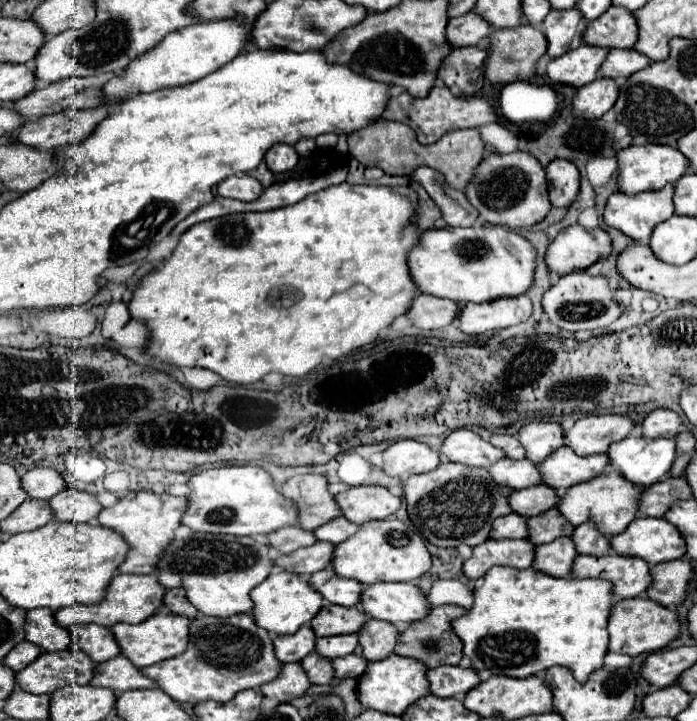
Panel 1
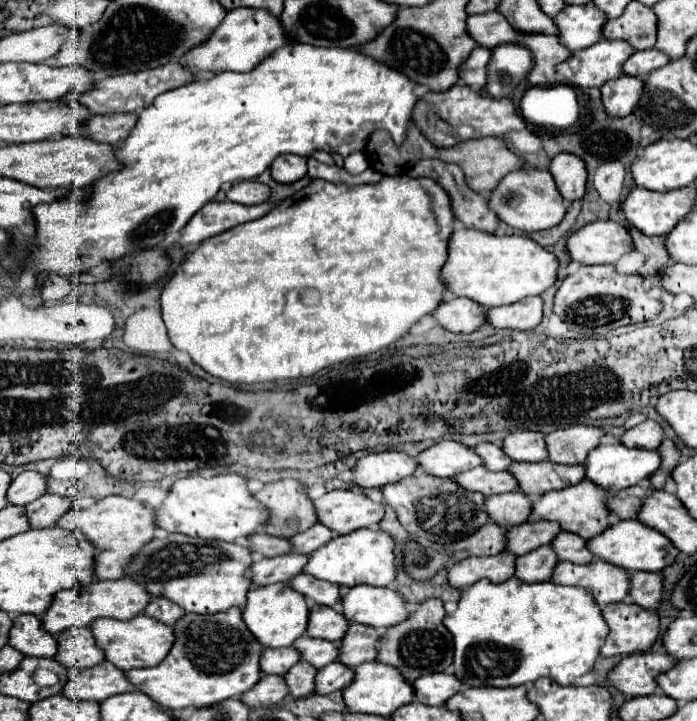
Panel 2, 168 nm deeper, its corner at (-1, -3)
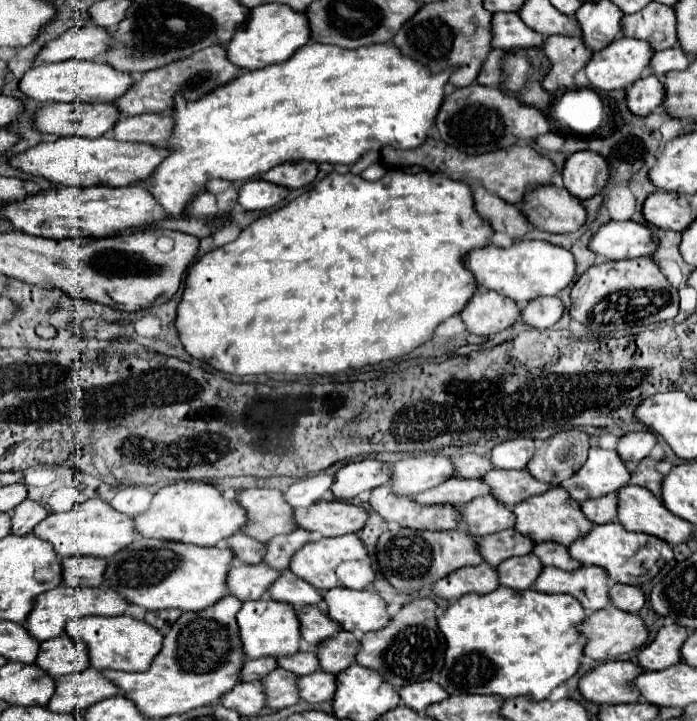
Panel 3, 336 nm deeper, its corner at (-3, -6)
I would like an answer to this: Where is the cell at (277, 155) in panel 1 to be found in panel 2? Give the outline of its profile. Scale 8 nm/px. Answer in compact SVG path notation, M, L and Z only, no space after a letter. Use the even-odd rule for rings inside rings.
M280 155L274 159L272 167L272 179L278 183L292 183L306 175L306 157L300 155Z

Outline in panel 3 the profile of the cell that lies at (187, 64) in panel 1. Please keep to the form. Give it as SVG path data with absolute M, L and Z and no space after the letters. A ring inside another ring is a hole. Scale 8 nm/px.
M262 4L252 8L252 14L236 30L234 38L226 44L228 58L244 70L258 70L270 64L280 64L288 60L298 48L310 42L310 22L306 12L296 12L286 4Z

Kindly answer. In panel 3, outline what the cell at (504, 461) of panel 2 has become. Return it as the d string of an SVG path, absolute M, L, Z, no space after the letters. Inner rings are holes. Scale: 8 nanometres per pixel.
M464 454L452 460L452 464L454 464L454 476L458 478L482 478L488 470L492 470L488 458L478 454Z

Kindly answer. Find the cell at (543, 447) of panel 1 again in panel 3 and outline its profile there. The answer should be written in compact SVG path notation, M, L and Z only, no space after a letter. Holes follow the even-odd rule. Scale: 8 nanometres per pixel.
M514 438L514 440L506 440L494 446L490 452L490 462L494 468L524 470L532 454L534 454L532 438Z

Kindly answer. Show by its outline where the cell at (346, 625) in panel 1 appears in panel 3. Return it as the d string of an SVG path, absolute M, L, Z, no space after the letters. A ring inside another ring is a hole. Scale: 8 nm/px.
M302 606L296 610L296 616L300 620L300 636L310 644L316 646L324 638L332 636L340 628L336 622L332 622L324 612L320 612L316 606Z

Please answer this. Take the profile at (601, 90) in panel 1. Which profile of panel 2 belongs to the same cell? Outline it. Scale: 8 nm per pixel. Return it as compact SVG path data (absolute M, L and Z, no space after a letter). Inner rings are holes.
M622 75L610 79L600 87L602 103L608 117L626 117L638 107L638 95L642 93L642 79Z

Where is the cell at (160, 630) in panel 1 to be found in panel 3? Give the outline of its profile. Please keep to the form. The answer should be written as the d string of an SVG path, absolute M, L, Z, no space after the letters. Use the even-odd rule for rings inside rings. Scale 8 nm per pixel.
M128 614L122 616L86 616L80 620L70 620L66 624L66 632L70 638L78 640L88 648L90 666L96 670L122 670L122 672L138 672L148 670L152 658L160 652L162 636L152 630L146 622L134 620Z

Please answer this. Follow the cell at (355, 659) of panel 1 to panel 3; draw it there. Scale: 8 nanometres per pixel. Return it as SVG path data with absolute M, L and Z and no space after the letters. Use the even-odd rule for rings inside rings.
M316 670L308 676L300 676L296 680L298 686L298 694L302 700L314 704L314 702L324 702L330 700L332 694L336 692L336 676Z

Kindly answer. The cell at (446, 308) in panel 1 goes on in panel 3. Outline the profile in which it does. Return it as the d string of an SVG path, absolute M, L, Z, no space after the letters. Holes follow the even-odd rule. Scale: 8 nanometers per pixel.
M494 290L476 292L468 306L460 312L468 332L478 336L494 336L516 324L520 318L520 306Z

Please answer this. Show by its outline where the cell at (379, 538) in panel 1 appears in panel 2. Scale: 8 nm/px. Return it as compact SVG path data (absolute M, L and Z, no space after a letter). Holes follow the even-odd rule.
M356 529L348 535L334 537L326 547L320 547L310 555L310 563L306 565L306 573L338 583L344 587L354 585L374 585L374 587L386 587L396 581L396 553L394 553L396 541L390 533L382 529Z

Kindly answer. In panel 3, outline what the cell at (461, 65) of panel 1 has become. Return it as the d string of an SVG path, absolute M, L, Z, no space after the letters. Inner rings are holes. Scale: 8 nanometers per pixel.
M498 48L492 50L492 54L484 62L484 66L480 70L480 78L476 82L484 84L484 86L498 86L500 76L502 76L502 60L504 60L504 56L506 56L504 50L498 50Z

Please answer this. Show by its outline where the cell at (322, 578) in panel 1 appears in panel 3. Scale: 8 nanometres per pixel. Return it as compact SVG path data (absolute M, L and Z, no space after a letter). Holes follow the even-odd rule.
M284 570L276 578L276 582L270 584L268 594L270 594L272 600L286 602L286 604L292 604L292 606L322 602L322 594L314 586L310 586L308 582L304 582L296 574L292 574L290 570Z

